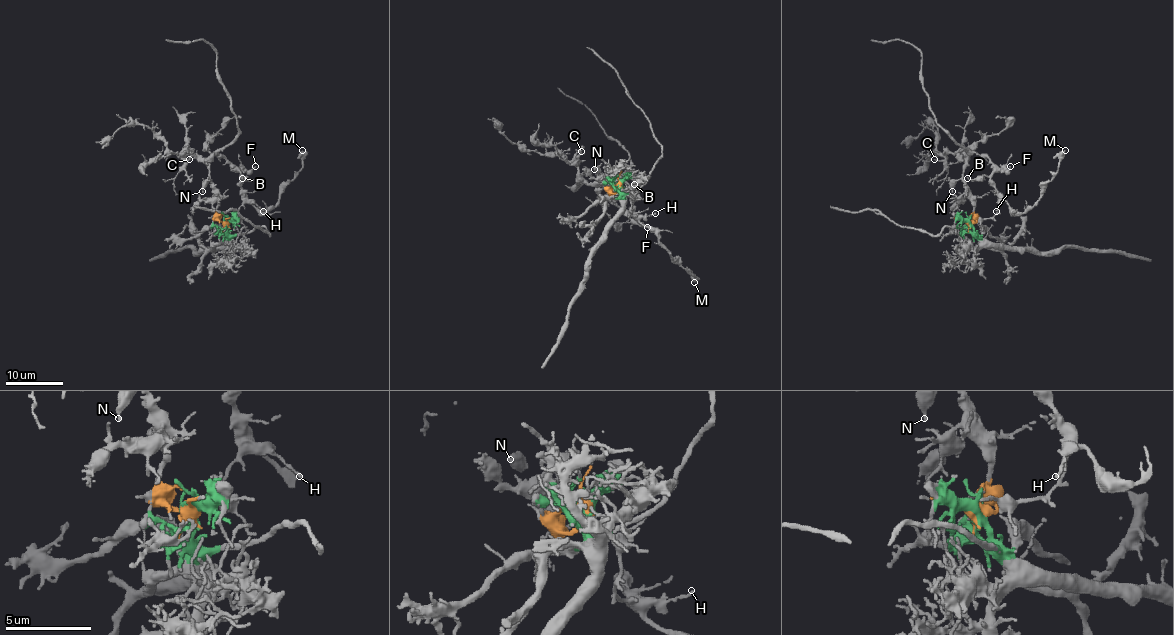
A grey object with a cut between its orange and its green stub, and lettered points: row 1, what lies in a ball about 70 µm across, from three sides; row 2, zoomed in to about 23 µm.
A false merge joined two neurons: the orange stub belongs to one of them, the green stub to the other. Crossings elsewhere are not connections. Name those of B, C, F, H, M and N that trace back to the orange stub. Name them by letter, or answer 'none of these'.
B, C, F, H, M, N

